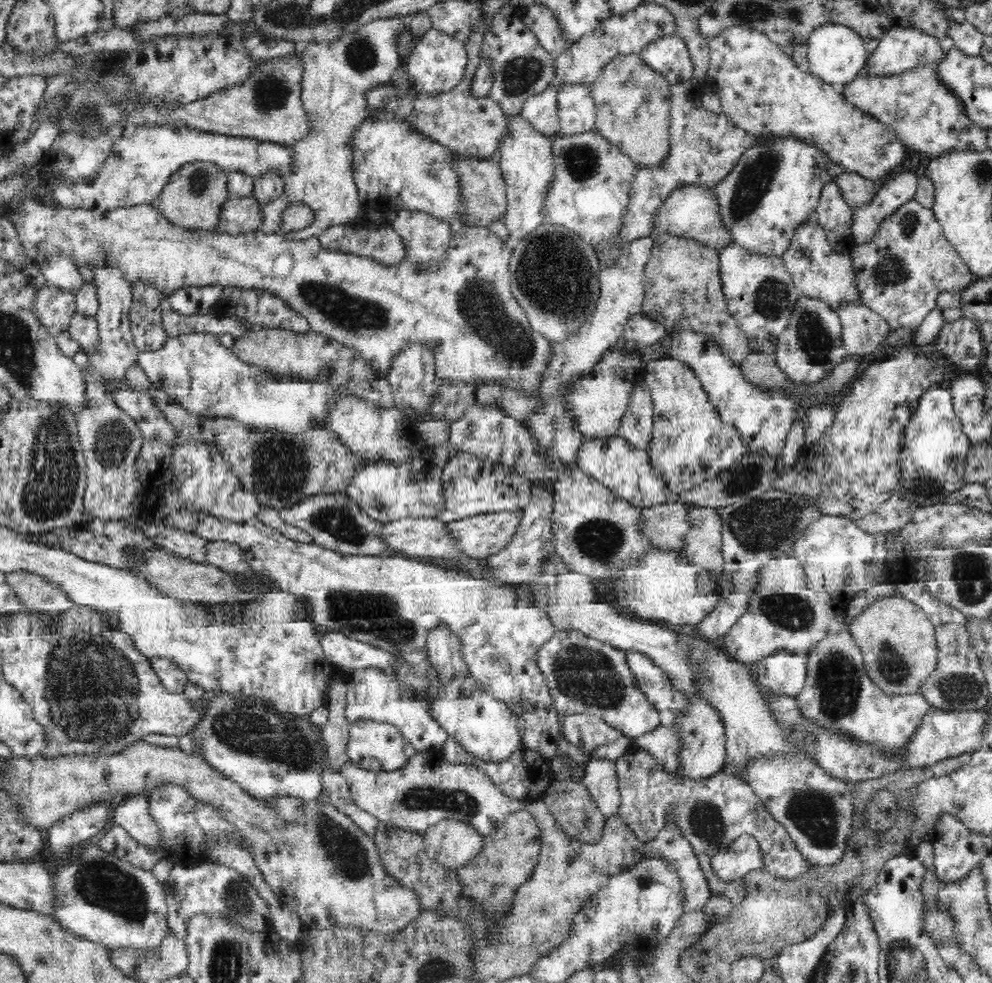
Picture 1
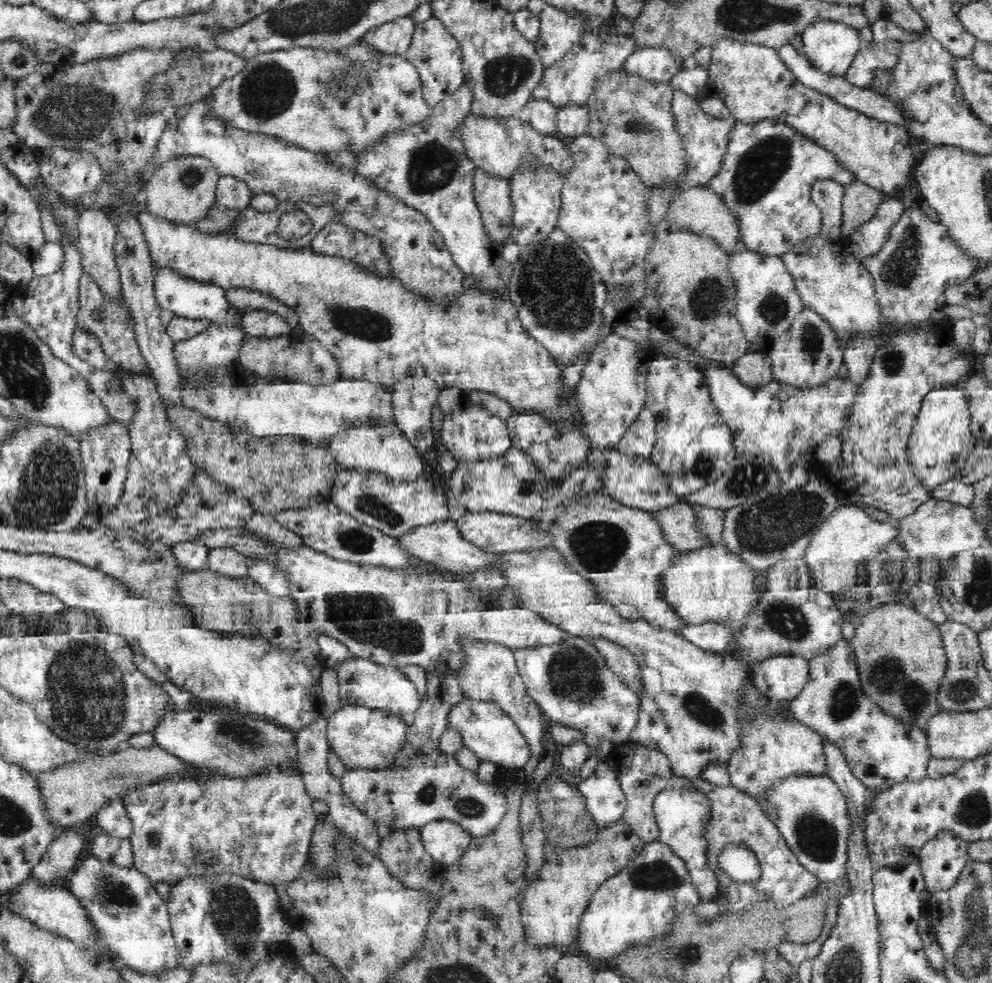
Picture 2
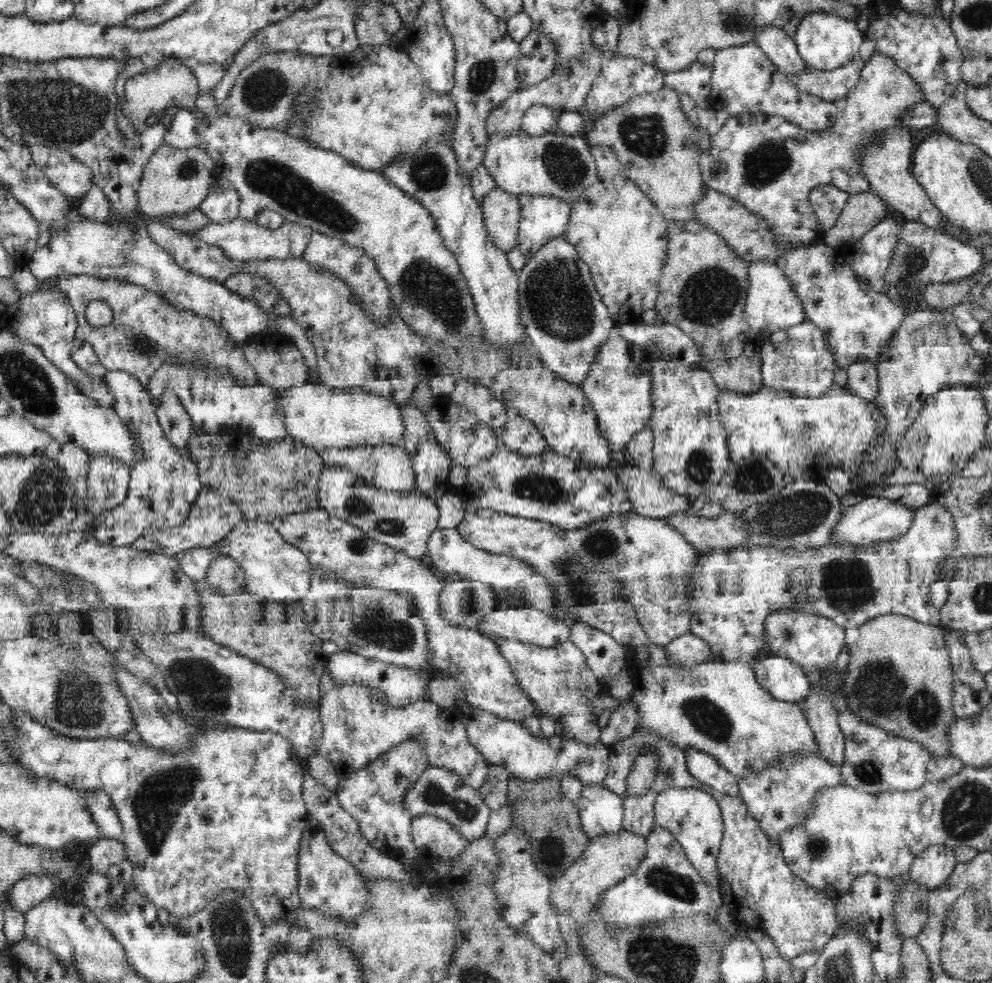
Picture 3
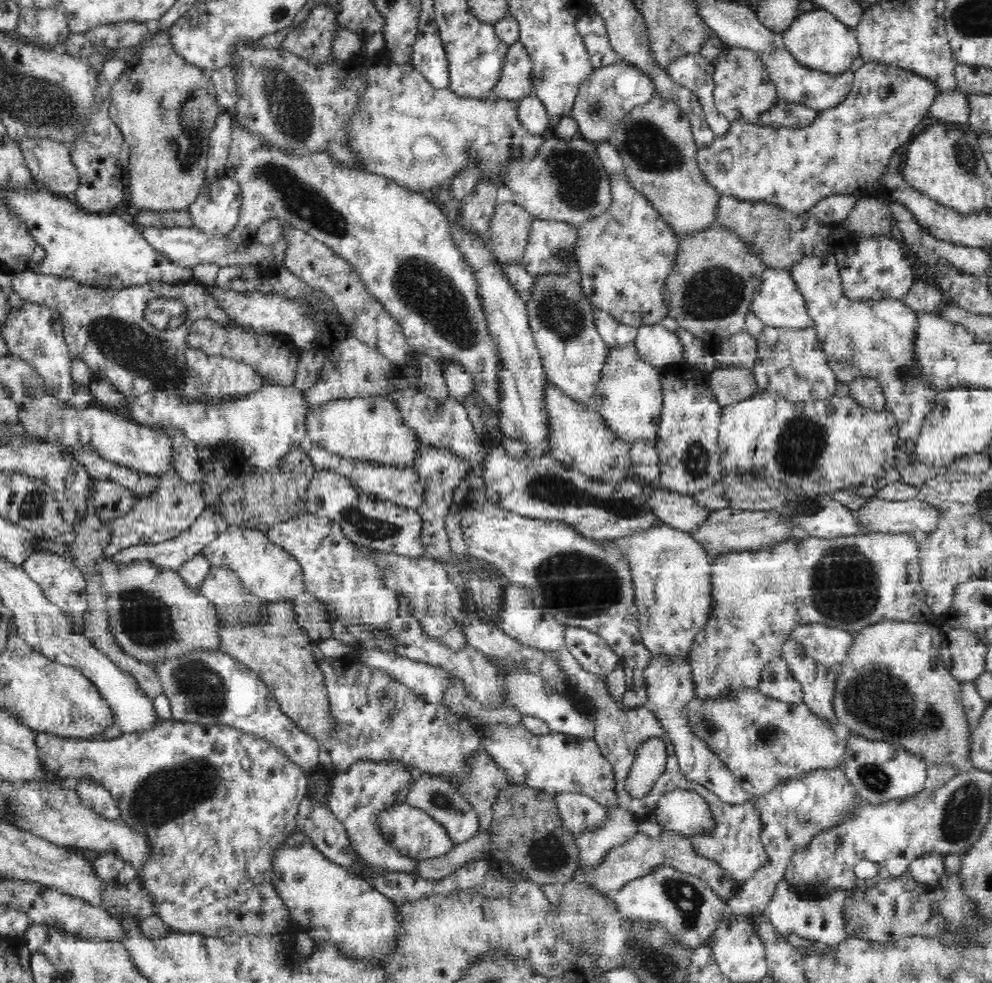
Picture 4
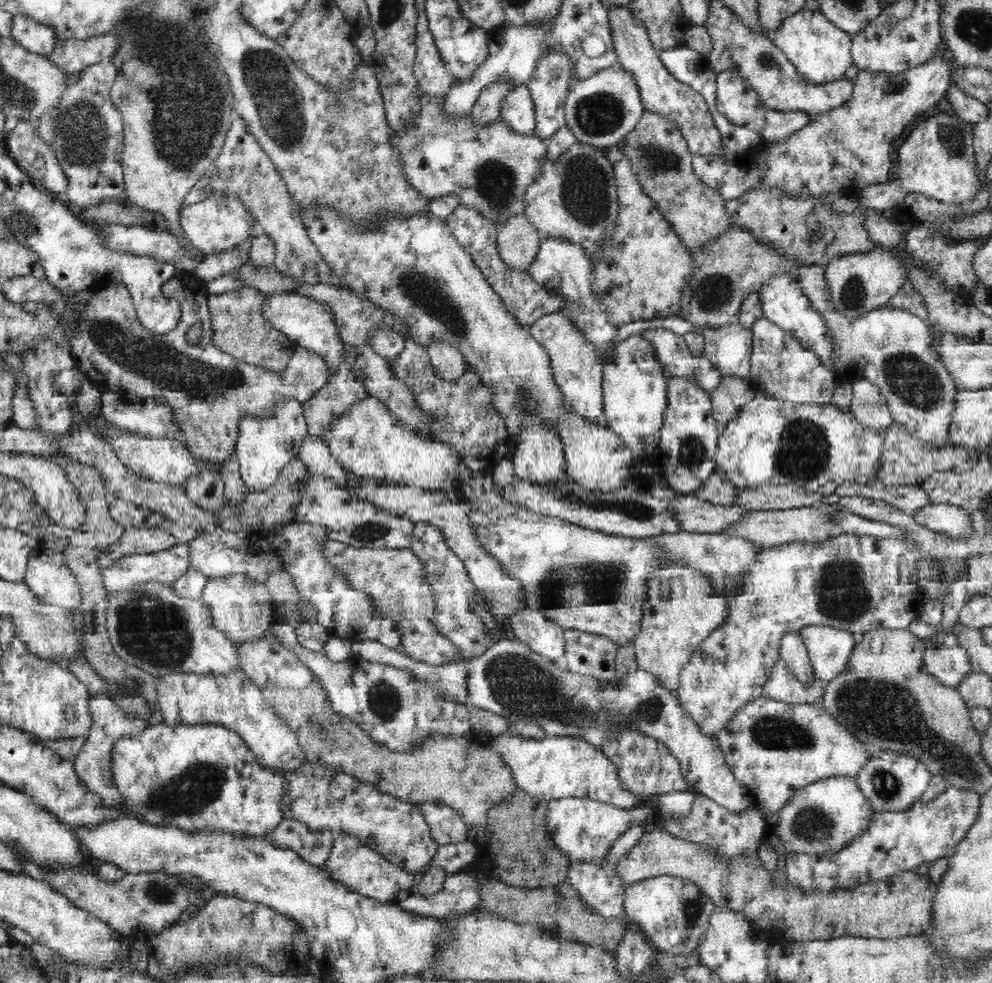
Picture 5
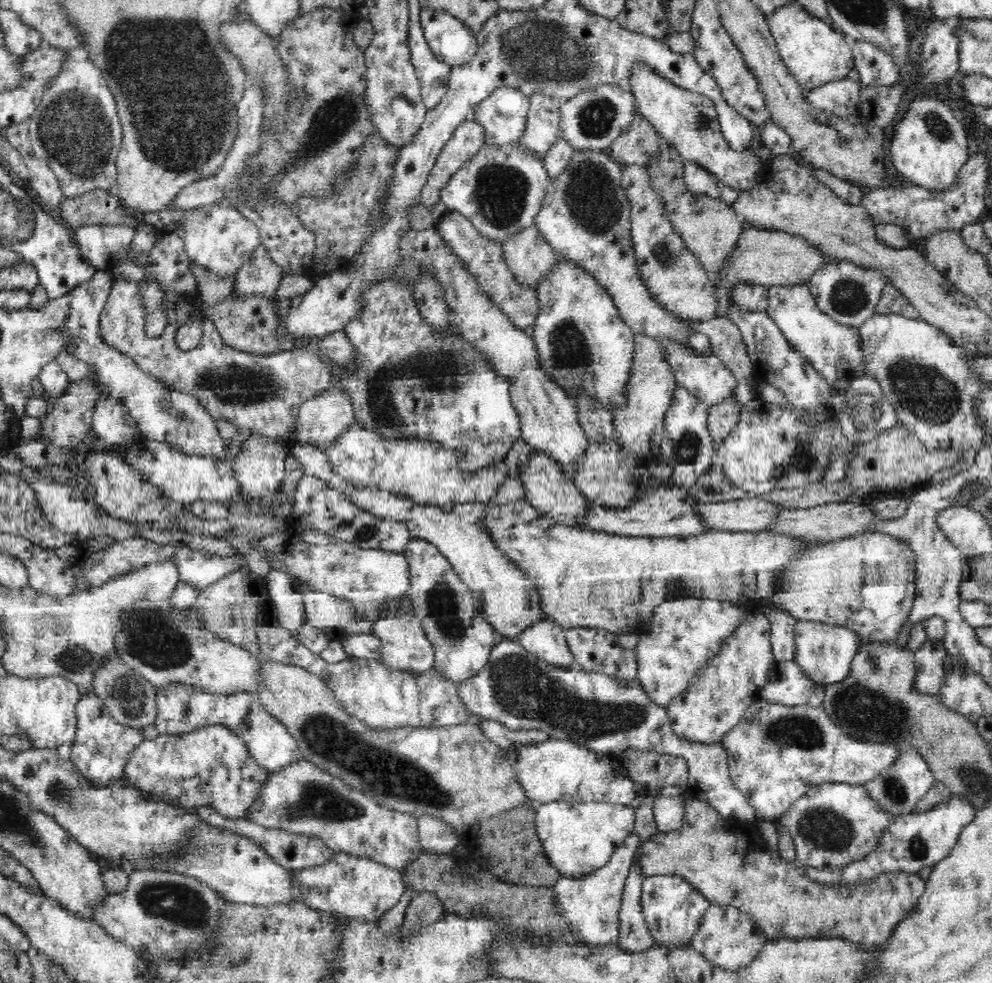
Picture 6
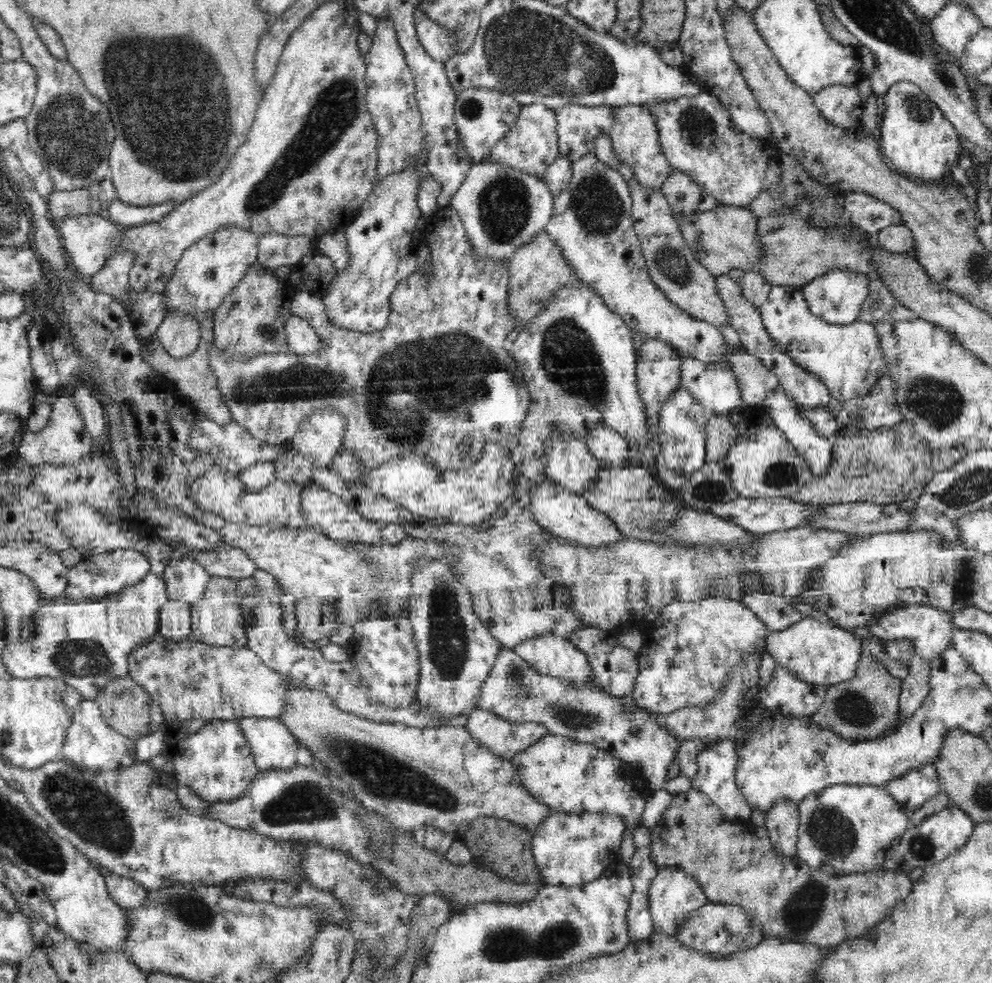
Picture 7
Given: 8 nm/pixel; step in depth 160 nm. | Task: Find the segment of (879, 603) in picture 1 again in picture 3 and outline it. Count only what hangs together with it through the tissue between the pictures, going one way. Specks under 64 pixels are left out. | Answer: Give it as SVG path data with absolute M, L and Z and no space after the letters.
M886 613L867 620L859 628L860 637L850 646L845 689L850 707L856 715L870 724L885 728L896 736L917 740L926 745L933 756L948 755L947 728L954 722L951 697L953 696L953 668L943 643L941 626L922 624L914 618L898 613Z

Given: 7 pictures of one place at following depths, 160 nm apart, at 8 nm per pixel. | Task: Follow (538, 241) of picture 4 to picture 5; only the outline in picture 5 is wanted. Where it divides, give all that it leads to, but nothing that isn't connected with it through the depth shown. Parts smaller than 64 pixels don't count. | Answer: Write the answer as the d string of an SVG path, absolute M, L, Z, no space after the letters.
M546 237L539 244L538 252L526 271L536 284L545 285L546 288L568 297L570 304L562 308L562 311L576 321L590 342L594 343L600 351L605 352L608 364L614 360L614 347L610 347L610 344L614 343L617 328L610 324L607 314L593 294L591 284L594 275L591 274L589 257L580 243L558 237Z

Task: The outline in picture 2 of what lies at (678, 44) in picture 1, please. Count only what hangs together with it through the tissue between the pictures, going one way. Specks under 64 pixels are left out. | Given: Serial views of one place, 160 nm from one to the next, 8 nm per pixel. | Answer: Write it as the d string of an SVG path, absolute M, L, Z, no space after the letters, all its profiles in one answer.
M637 45L622 68L647 80L670 84L686 64L685 59L678 59L669 48Z

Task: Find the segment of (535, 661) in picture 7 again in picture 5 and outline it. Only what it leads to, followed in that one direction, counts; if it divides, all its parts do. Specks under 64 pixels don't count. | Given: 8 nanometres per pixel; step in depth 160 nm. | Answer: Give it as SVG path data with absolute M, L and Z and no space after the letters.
M524 607L524 610L514 611L507 620L507 634L518 642L528 645L534 652L547 656L553 661L565 654L564 629L558 627L558 624L555 624L552 620L548 620L542 611Z

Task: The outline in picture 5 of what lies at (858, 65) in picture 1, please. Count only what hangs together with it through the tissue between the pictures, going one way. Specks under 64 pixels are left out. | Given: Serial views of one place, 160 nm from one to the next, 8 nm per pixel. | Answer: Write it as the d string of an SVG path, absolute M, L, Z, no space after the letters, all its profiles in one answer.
M802 9L784 20L772 35L774 43L784 50L794 66L815 84L830 83L845 76L846 70L854 65L852 57L853 37L832 24L820 10Z

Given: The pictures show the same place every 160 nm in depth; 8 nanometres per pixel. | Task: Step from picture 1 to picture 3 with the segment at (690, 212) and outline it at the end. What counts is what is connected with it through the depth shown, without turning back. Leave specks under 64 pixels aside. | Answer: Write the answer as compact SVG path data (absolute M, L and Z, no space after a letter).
M714 189L705 190L705 195L694 205L694 221L700 225L714 231L724 239L734 254L737 254L744 262L749 263L758 259L768 259L776 263L777 256L784 251L794 248L792 244L782 247L771 238L771 233L766 228L766 224L758 217L750 215L746 207L729 196L720 194Z

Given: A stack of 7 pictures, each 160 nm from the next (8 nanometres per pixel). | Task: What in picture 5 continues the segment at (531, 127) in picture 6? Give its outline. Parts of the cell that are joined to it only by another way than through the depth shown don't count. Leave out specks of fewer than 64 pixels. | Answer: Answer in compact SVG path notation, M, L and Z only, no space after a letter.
M558 45L546 47L536 61L527 88L531 93L537 113L537 126L533 134L541 139L548 140L554 136L555 132L558 132L558 129L567 125L565 118L567 97L570 95L572 84L576 82L573 72L574 60Z

